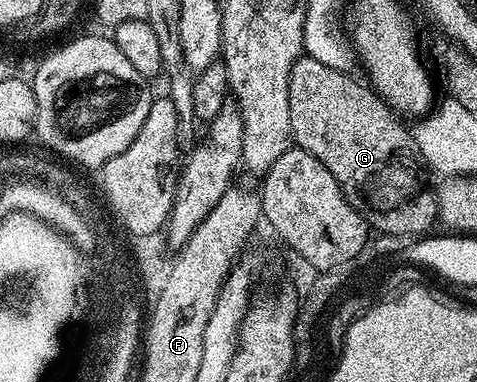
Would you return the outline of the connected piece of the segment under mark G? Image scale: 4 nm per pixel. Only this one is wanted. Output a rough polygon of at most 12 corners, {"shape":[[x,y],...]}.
{"shape":[[306,53],[294,146],[380,236],[422,236],[437,195],[403,160],[406,122]]}

